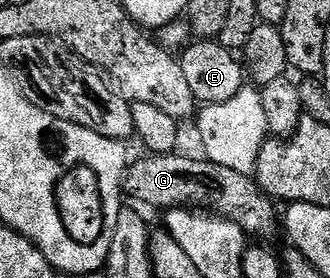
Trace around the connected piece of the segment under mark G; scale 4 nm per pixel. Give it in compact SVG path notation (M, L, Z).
M145 154L145 159L129 162L124 173L123 190L132 199L145 203L148 207L195 208L212 212L229 219L243 229L248 237L257 235L257 240L268 241L278 231L277 204L257 186L252 175L236 173L225 166L208 162L204 157L191 159L188 155Z

